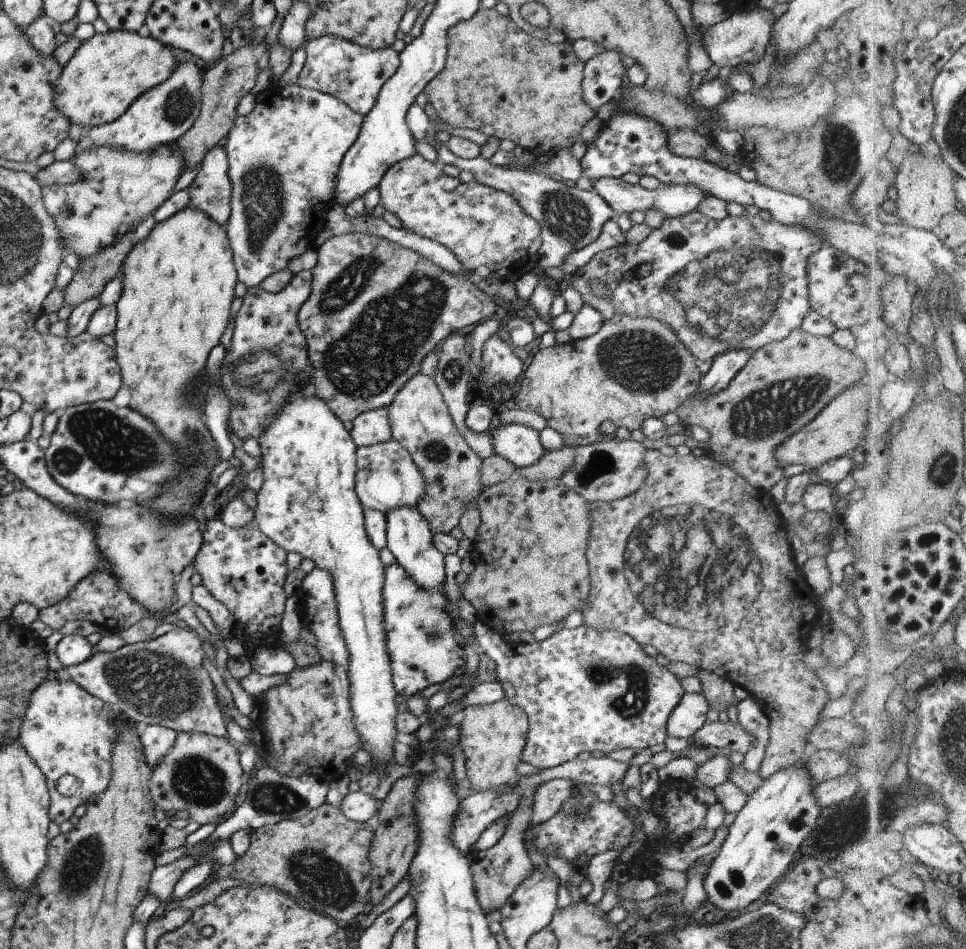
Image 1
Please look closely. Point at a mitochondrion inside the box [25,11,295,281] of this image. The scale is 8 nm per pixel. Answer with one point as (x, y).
(261, 190)

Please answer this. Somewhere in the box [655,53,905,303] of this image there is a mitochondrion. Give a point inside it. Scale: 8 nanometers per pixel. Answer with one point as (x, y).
(840, 150)

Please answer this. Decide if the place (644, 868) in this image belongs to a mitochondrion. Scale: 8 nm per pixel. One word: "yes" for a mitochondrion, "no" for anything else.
no

